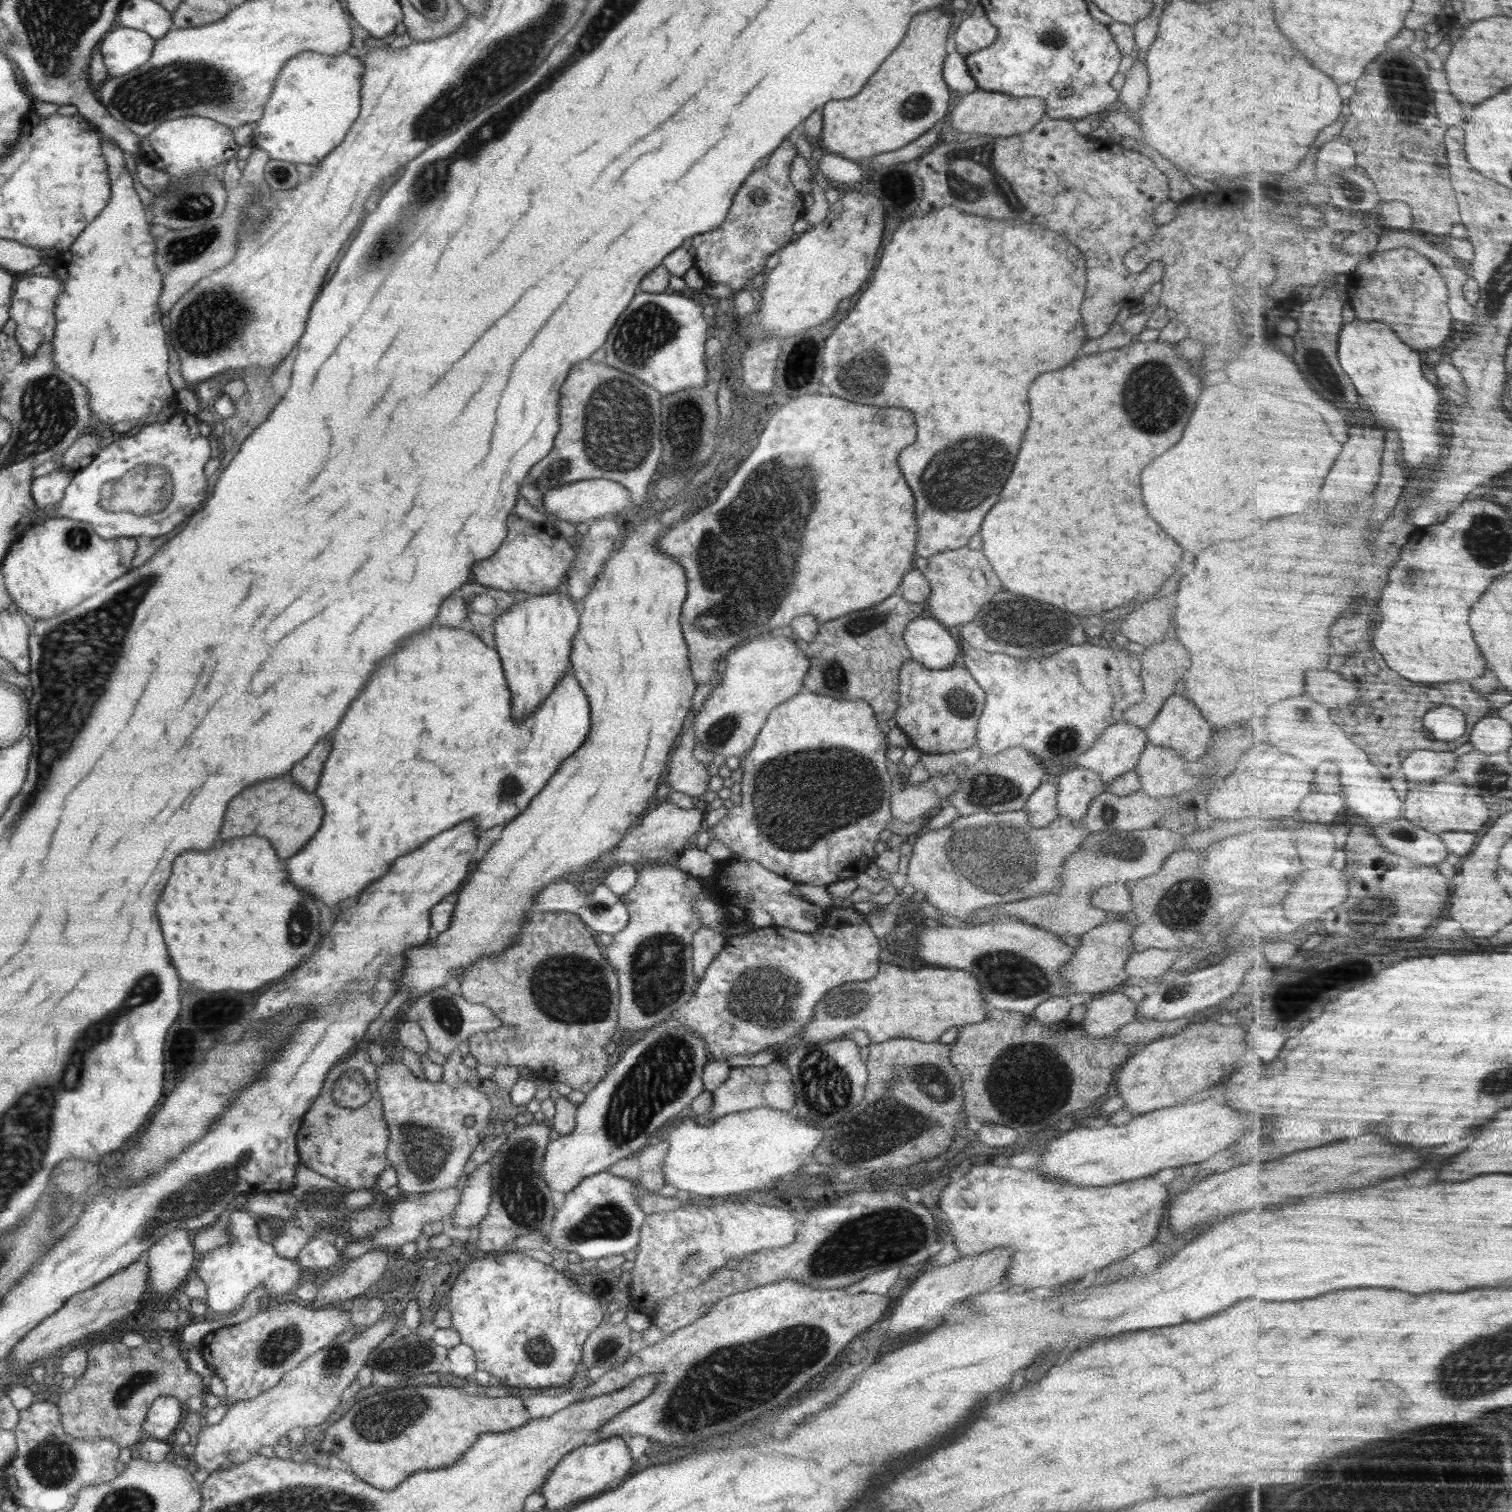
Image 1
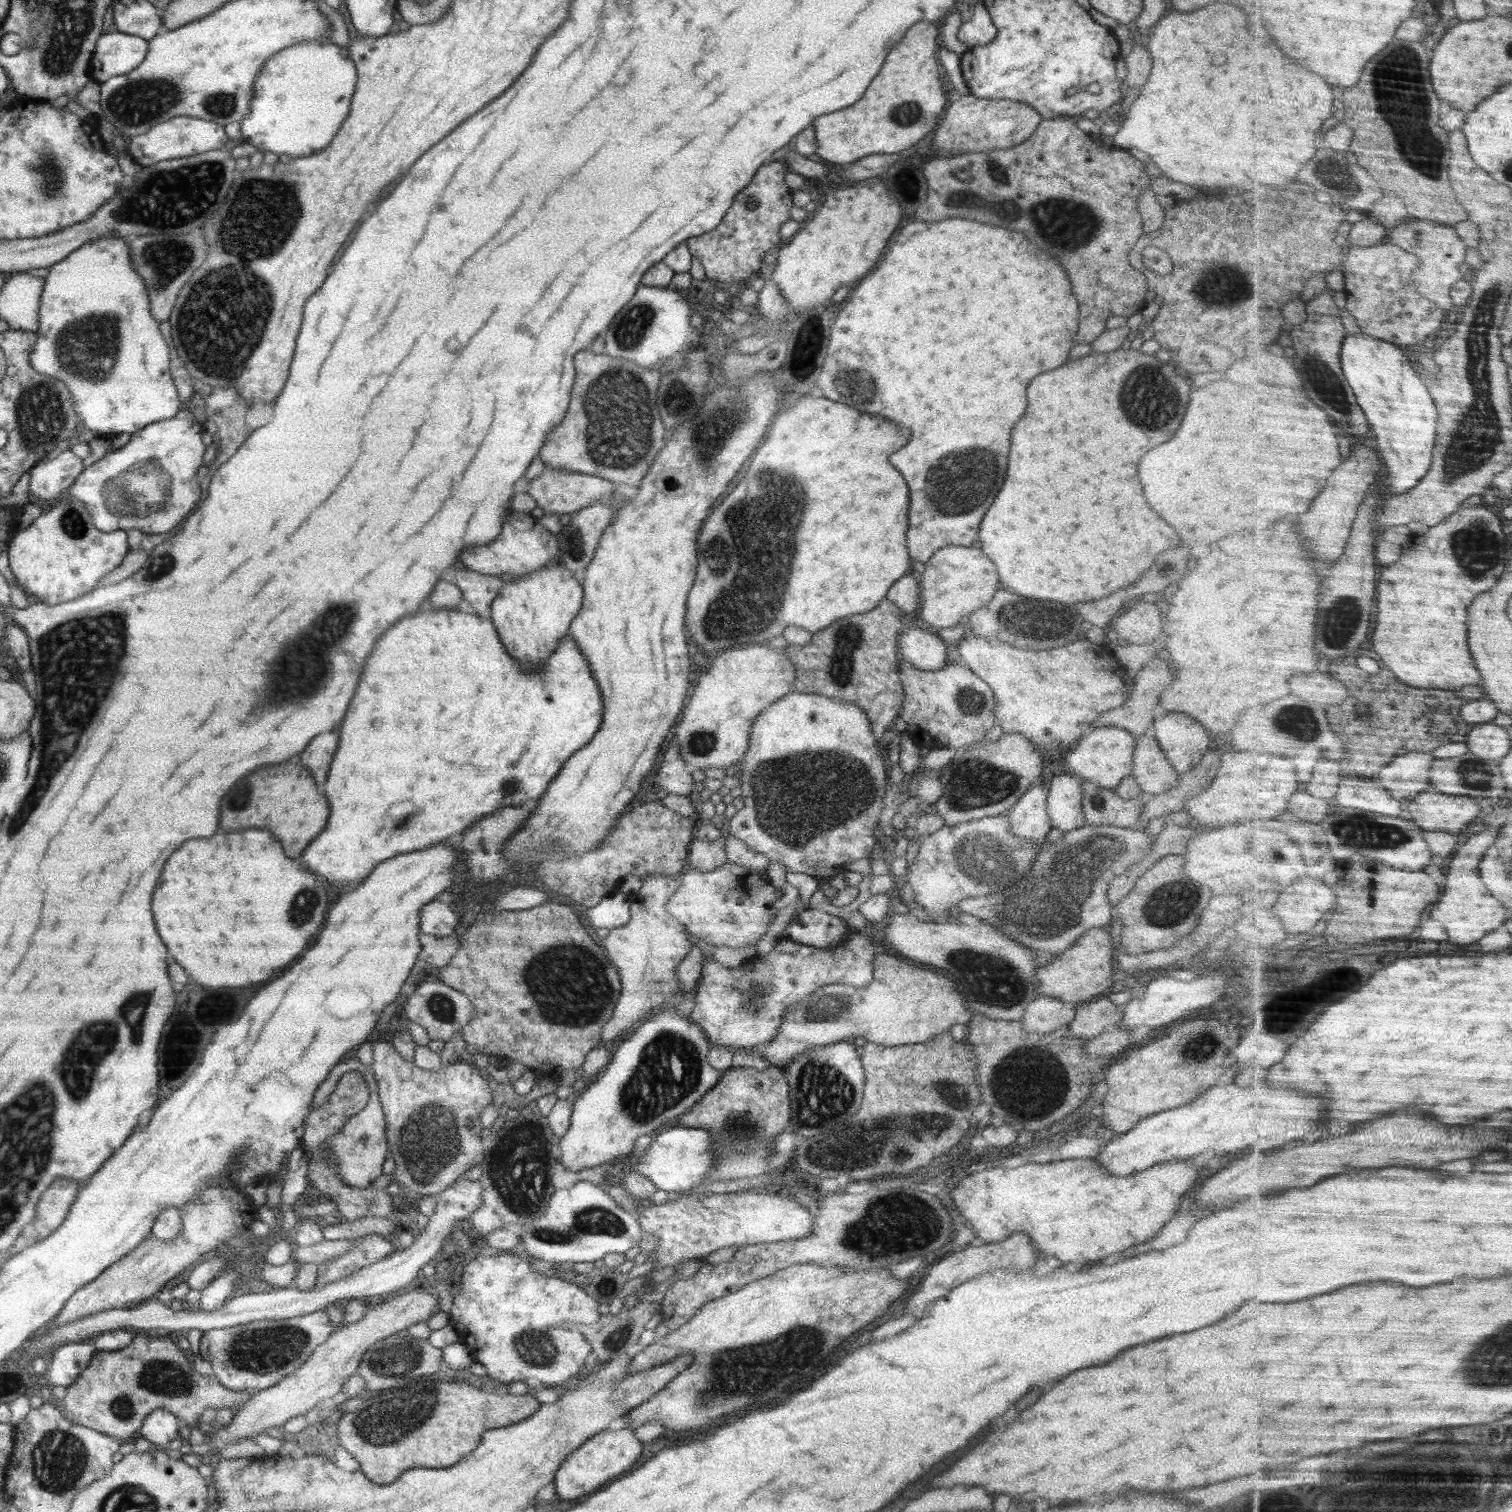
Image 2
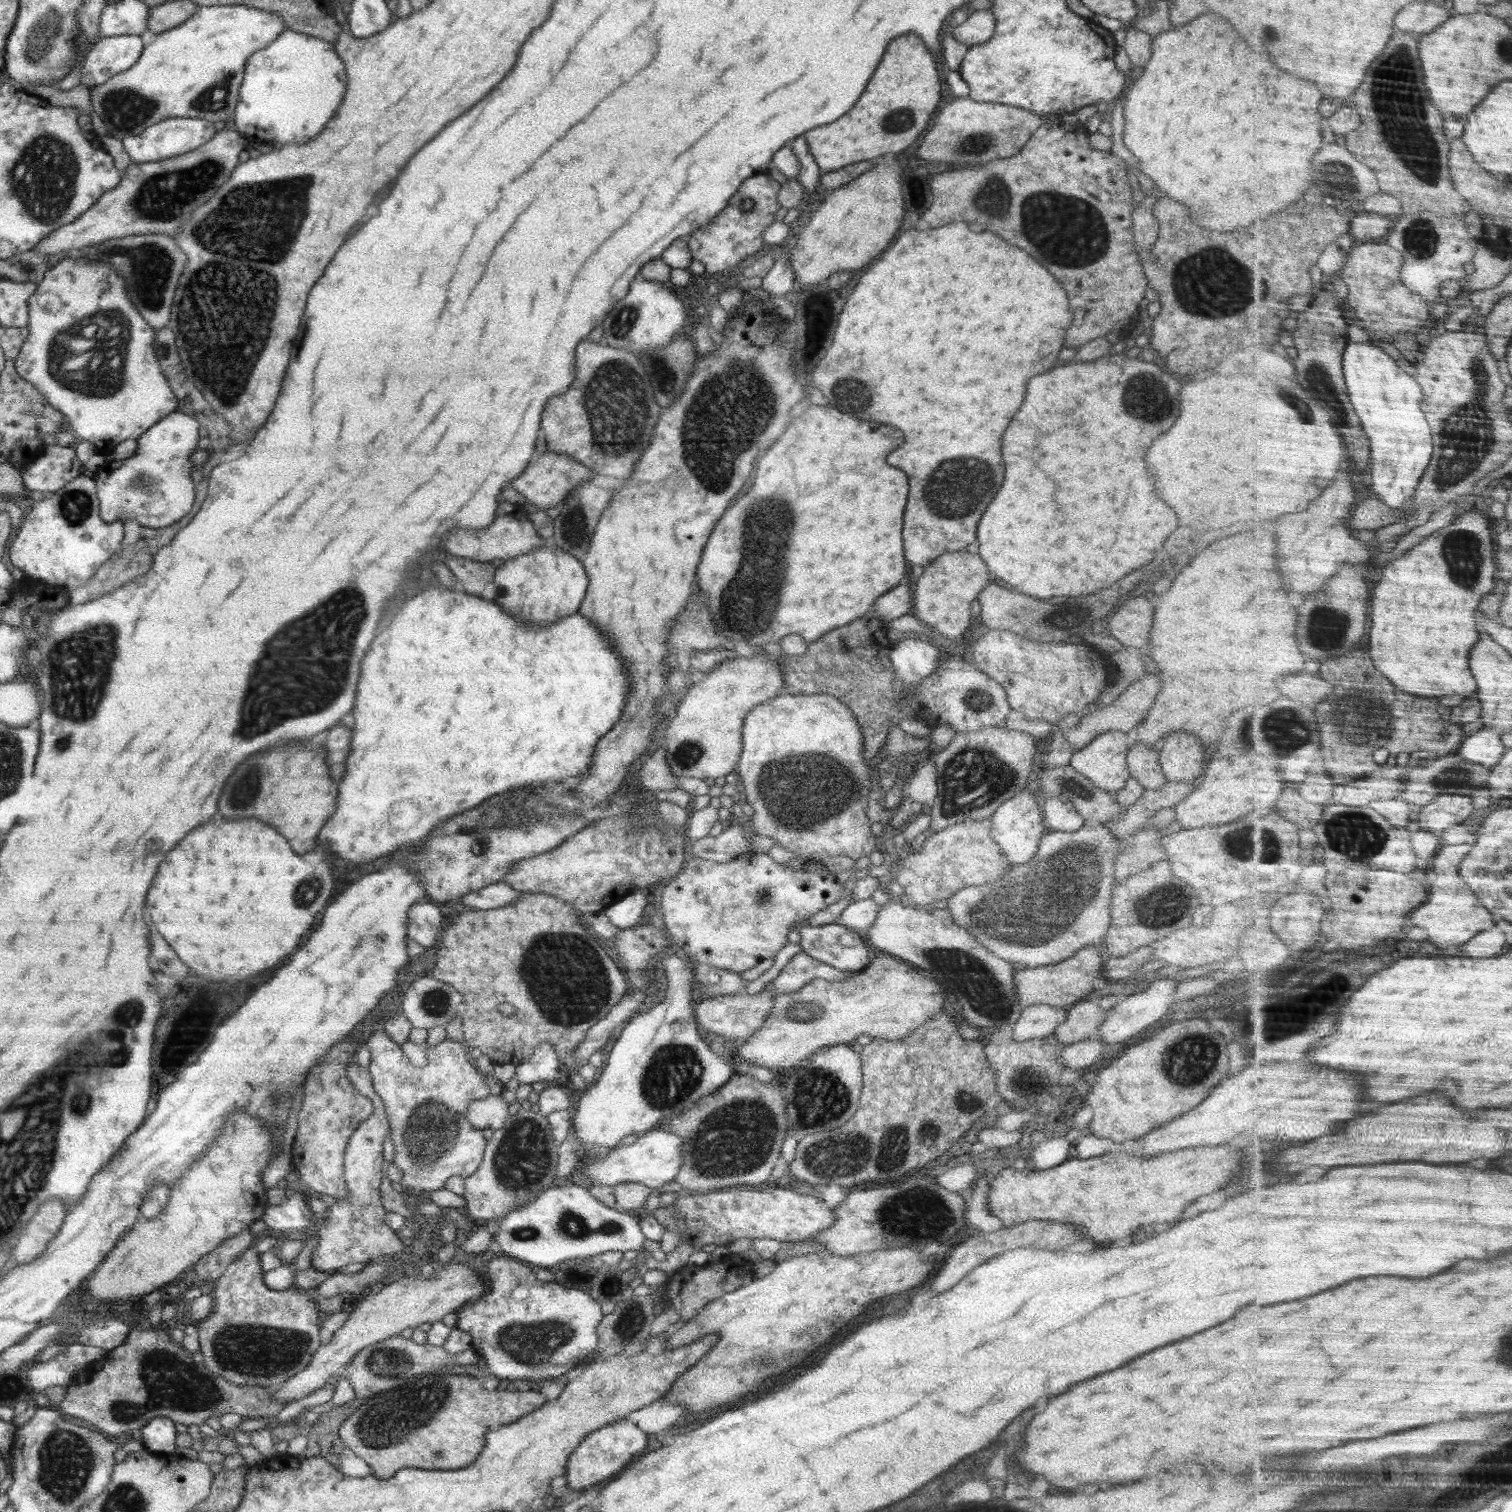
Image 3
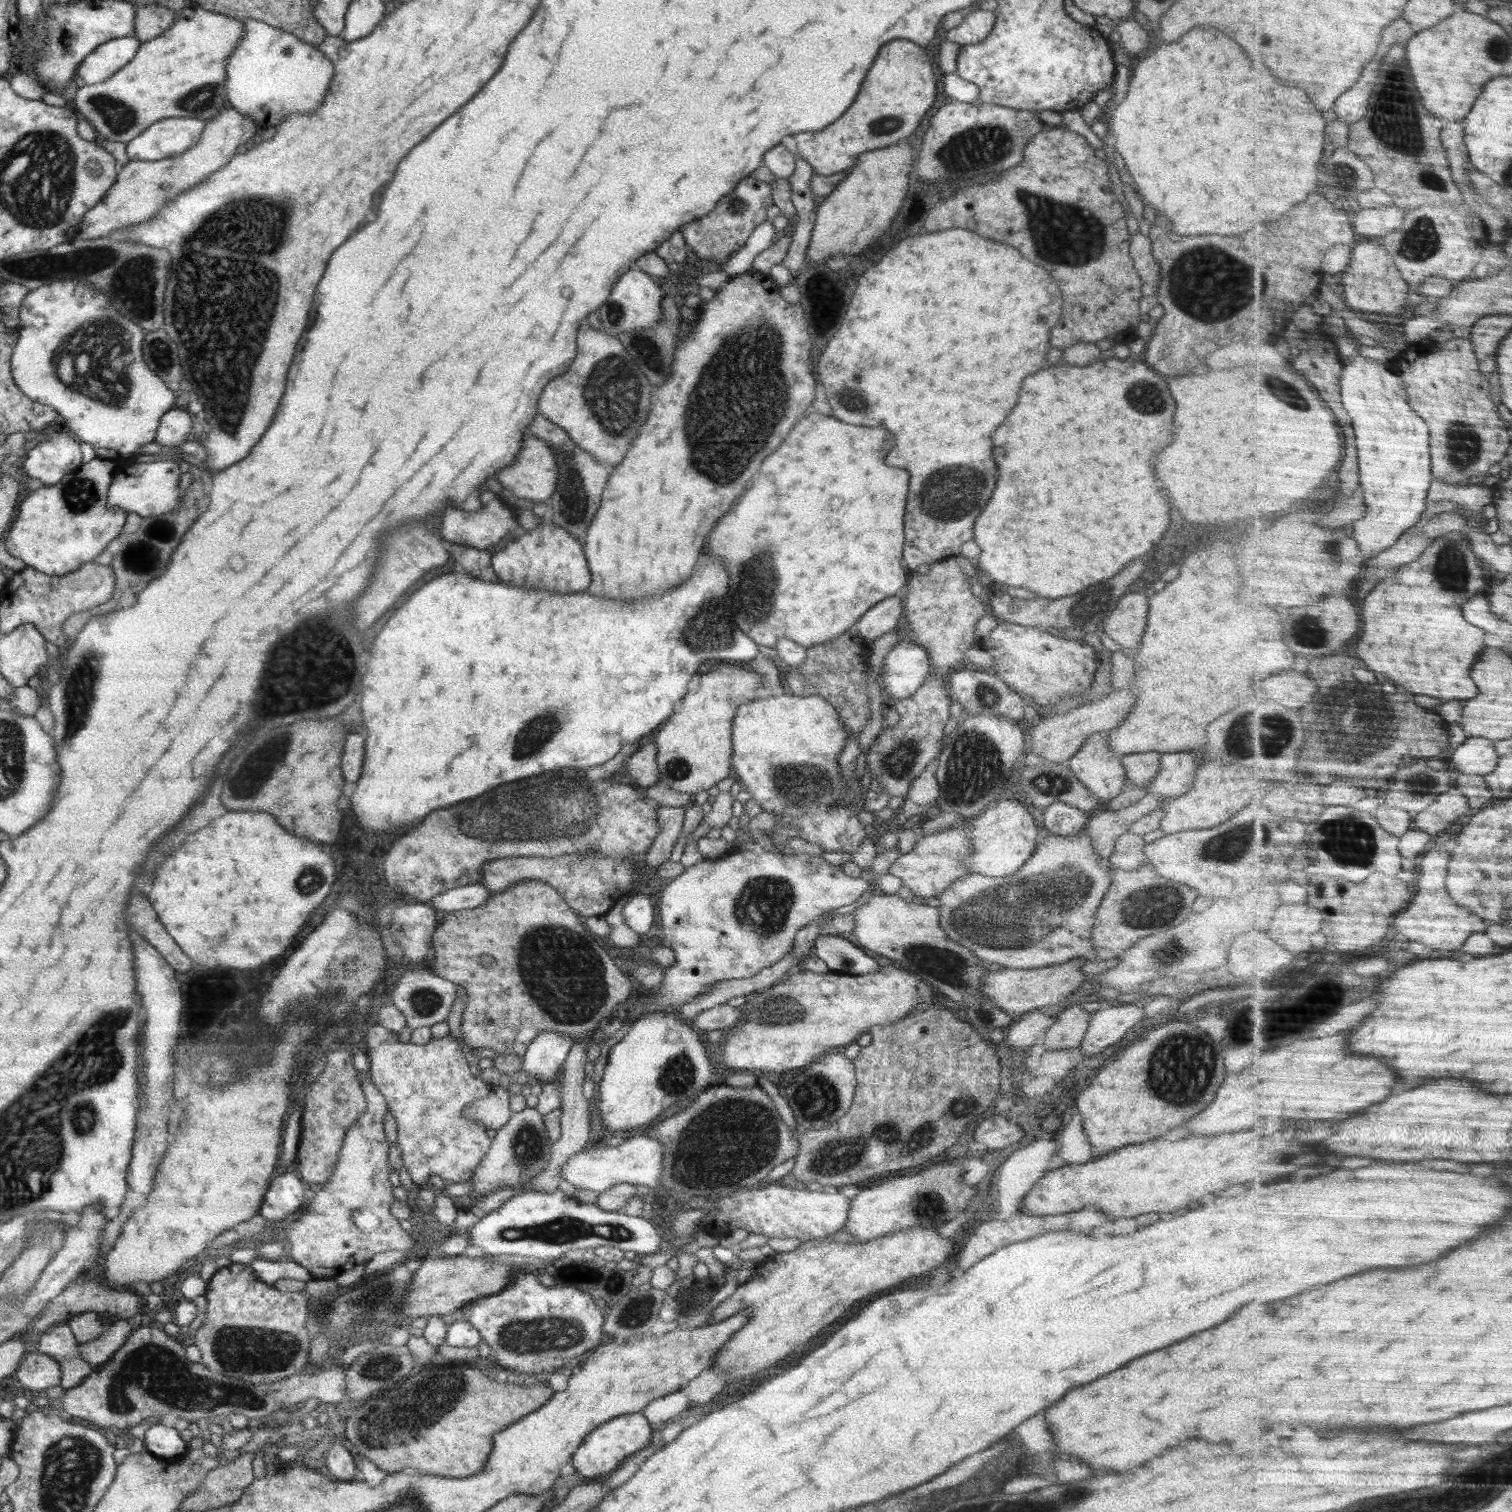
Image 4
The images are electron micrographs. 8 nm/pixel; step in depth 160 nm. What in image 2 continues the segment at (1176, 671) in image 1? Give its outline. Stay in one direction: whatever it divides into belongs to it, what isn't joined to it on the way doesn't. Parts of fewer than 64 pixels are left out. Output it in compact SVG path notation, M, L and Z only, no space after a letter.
M1155 654L1155 656L1156 658L1147 662L1142 670L1134 673L1134 685L1130 691L1128 700L1122 704L1122 706L1105 712L1100 720L1097 718L1091 728L1115 726L1127 730L1133 736L1143 736L1150 733L1154 716L1156 716L1158 712L1161 712L1159 709L1160 706L1158 706L1158 702L1160 702L1158 696L1161 696L1164 688L1168 688L1168 684L1172 682L1172 672L1170 672L1170 668L1168 668L1168 662L1162 660L1162 656L1158 656L1158 654Z

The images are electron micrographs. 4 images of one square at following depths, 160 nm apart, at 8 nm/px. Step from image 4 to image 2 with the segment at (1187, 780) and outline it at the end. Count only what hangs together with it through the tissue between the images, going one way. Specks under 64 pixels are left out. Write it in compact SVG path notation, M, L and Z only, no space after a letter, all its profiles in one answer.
M1164 714L1154 720L1150 734L1178 774L1189 771L1208 750L1206 730L1186 714Z

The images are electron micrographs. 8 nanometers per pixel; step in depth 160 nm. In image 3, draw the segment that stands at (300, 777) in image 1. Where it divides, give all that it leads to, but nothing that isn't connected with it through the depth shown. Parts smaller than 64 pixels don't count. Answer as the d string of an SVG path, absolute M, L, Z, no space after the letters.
M336 725L330 728L323 741L323 748L327 751L327 766L334 780L340 780L344 774L345 760L351 747L352 737L353 731L350 728Z

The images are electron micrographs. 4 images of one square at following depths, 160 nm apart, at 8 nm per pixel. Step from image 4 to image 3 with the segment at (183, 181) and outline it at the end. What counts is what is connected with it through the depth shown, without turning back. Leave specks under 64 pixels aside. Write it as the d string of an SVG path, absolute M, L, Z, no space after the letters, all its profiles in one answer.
M228 128L216 132L206 144L177 157L156 162L132 161L122 174L118 186L105 192L94 206L83 212L74 222L53 230L34 248L40 254L58 254L94 244L110 238L134 235L161 234L177 236L193 210L202 207L220 186L228 182L240 162L238 154L250 140L237 130Z

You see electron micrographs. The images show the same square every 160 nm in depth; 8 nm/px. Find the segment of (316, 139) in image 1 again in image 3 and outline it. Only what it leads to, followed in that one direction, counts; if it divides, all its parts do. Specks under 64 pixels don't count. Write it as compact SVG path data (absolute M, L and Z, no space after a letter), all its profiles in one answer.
M288 28L268 46L256 50L244 69L234 126L252 141L268 140L281 146L316 138L334 116L346 92L345 66L333 43Z

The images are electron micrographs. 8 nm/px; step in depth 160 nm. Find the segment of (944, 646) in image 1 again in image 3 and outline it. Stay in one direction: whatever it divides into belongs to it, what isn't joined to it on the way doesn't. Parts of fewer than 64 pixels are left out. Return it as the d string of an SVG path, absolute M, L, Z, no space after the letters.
M902 638L893 645L889 657L895 668L895 677L904 682L907 691L933 674L937 665L941 663L938 651L937 647L928 638Z

